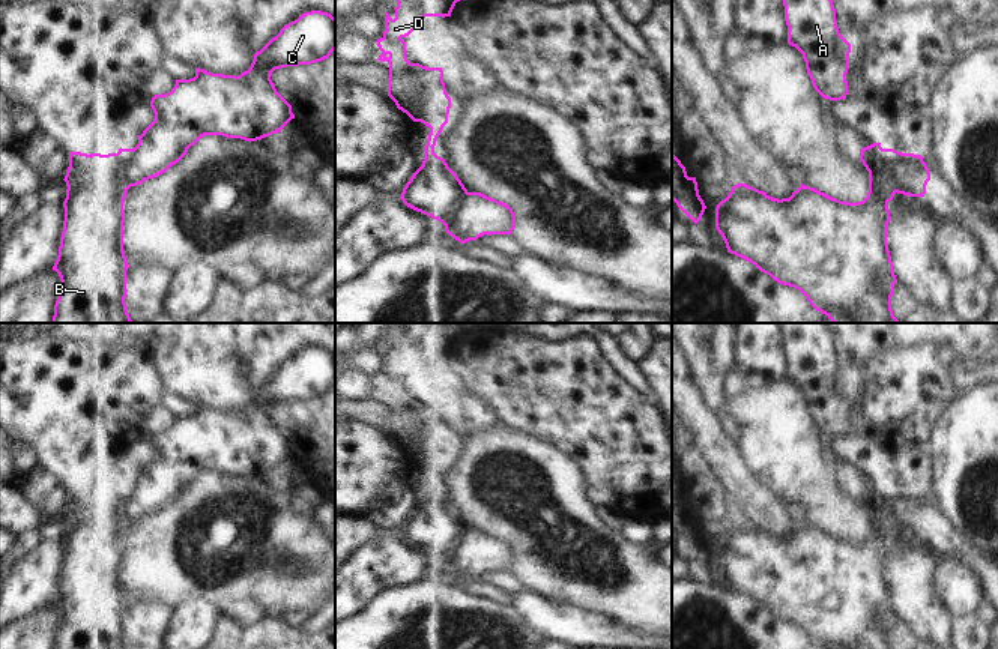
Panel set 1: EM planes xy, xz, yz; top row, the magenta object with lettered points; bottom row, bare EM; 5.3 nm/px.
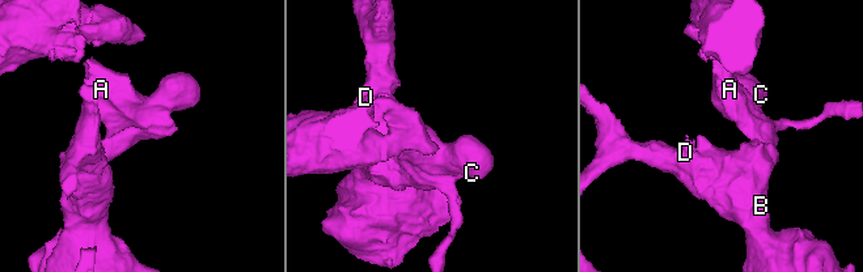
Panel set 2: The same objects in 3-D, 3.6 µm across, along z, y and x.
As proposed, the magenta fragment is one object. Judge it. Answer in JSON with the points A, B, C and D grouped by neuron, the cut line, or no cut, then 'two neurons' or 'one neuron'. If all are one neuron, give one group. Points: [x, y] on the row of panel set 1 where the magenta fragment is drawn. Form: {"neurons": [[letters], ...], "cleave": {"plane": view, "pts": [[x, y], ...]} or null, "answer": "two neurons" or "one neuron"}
{"neurons": [["A", "C"], ["B", "D"]], "cleave": {"plane": "yz", "pts": [[893, 150], [890, 179], [896, 191]]}, "answer": "two neurons"}

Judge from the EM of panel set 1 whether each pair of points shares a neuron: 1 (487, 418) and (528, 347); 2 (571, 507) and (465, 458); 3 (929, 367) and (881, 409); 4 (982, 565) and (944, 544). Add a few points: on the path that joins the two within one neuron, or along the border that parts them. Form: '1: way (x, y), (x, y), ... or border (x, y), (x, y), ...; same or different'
1: border (498, 412), (499, 419); different
2: way (550, 476), (541, 463), (519, 449), (495, 449); same
3: way (917, 376), (893, 400); same
4: way (973, 559), (953, 546); same

